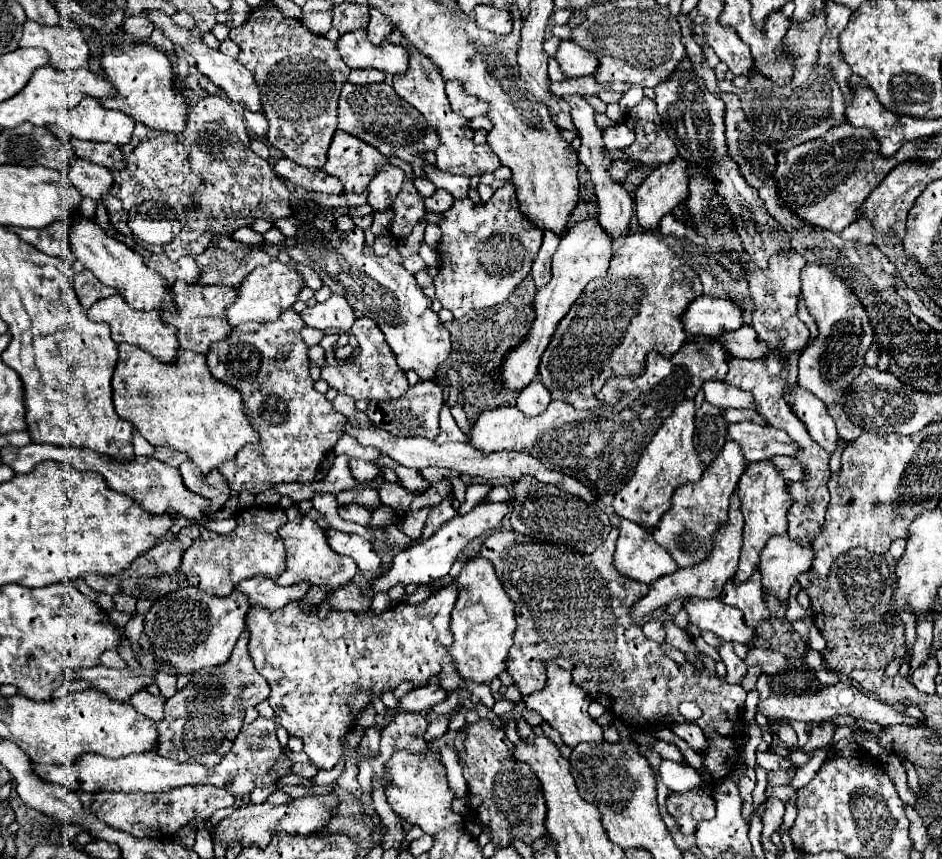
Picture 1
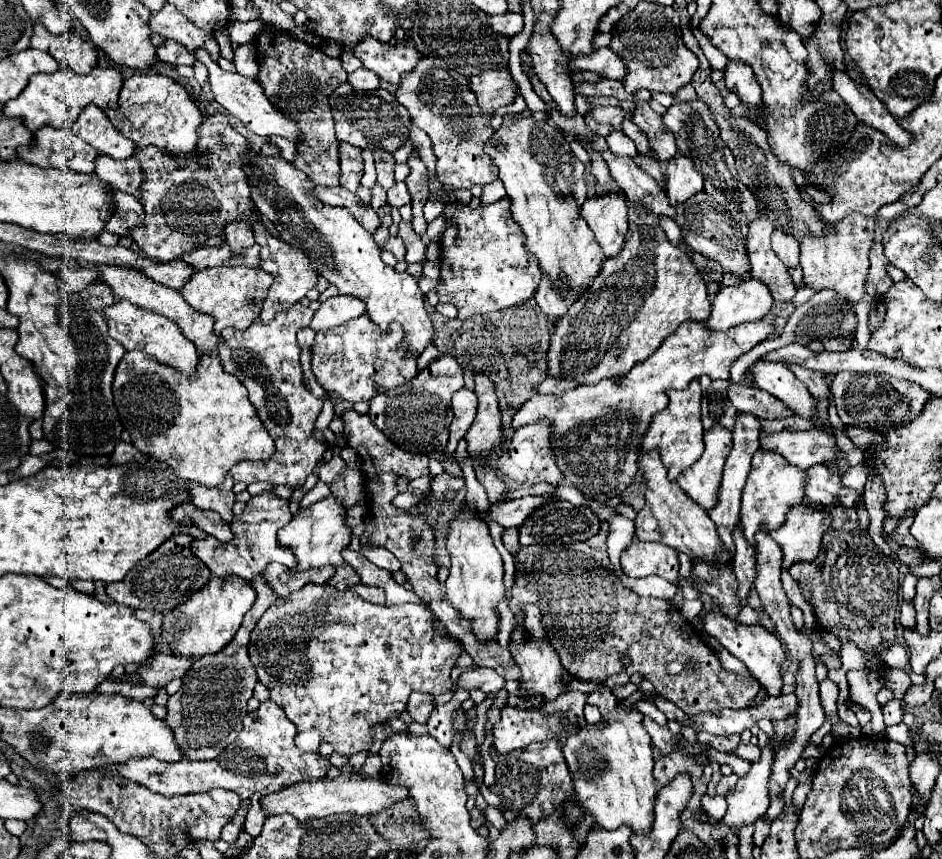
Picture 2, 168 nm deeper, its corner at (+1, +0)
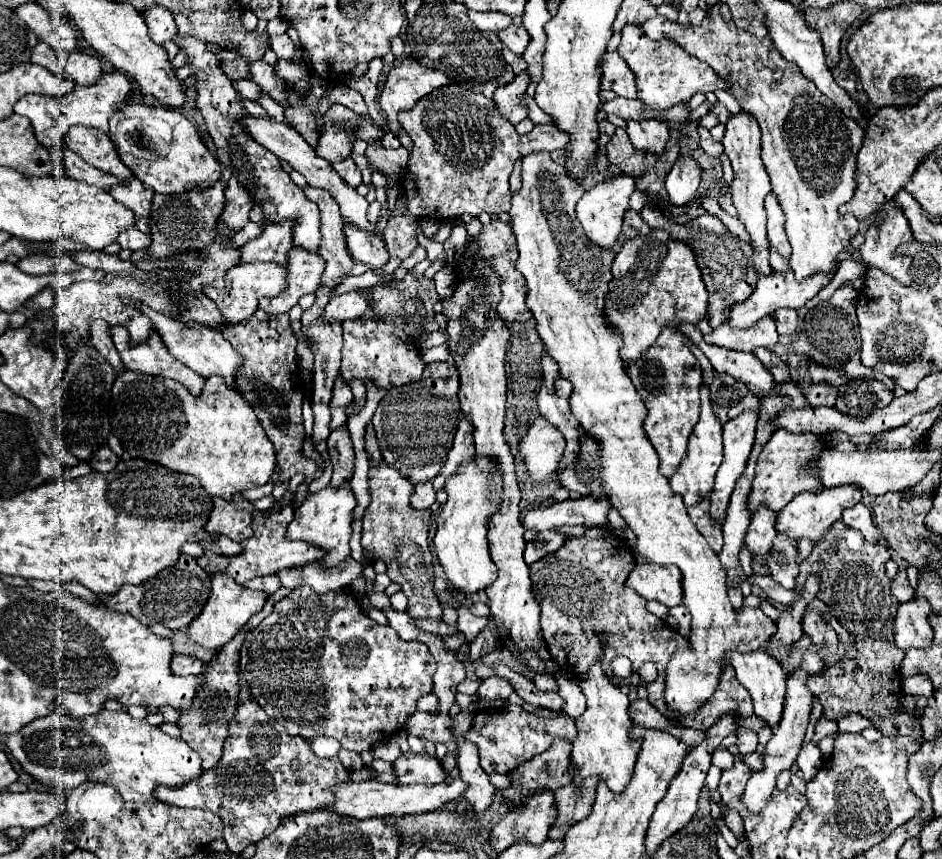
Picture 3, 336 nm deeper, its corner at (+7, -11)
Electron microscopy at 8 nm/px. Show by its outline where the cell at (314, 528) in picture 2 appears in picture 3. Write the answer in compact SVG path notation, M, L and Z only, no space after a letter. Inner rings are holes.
M341 486L337 490L333 488L323 488L315 494L309 494L307 500L295 508L295 518L287 528L285 538L287 540L303 540L309 542L311 546L317 546L325 550L325 556L321 562L329 568L337 566L349 556L349 538L351 538L351 518L353 518L353 508L355 508L355 496L349 486Z

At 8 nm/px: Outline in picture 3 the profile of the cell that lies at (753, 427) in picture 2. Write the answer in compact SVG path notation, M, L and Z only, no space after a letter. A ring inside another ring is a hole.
M747 410L743 414L739 414L737 418L729 420L725 426L723 426L723 448L725 448L725 458L717 470L717 476L715 476L715 486L713 486L713 492L709 494L709 500L711 500L711 506L709 506L709 516L713 522L717 522L719 526L723 526L725 522L725 516L727 516L727 506L729 506L729 496L739 480L739 476L745 472L745 466L747 466L747 460L749 460L749 454L751 454L751 448L753 448L753 440L755 440L755 424L757 424L757 418L759 418L759 412L757 410Z

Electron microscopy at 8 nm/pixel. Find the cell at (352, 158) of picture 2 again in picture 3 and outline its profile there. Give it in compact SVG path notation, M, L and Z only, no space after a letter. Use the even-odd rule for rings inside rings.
M347 158L345 162L335 162L333 164L335 172L341 174L341 178L351 186L351 188L357 188L361 184L361 172L357 168L357 164L353 162L353 158Z

